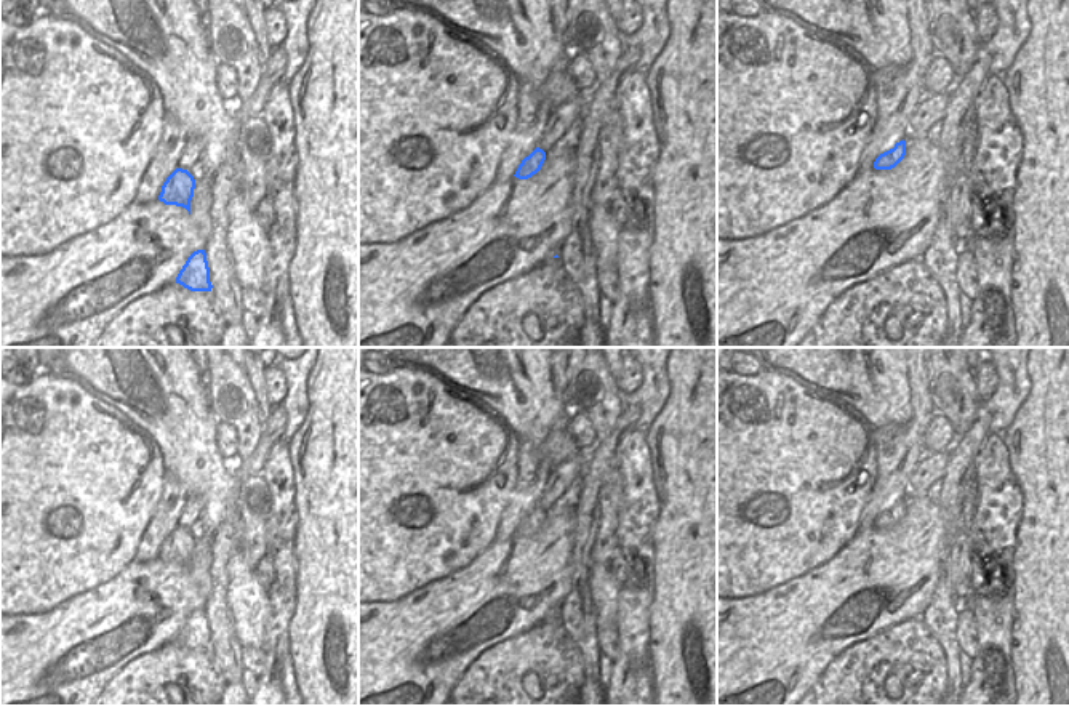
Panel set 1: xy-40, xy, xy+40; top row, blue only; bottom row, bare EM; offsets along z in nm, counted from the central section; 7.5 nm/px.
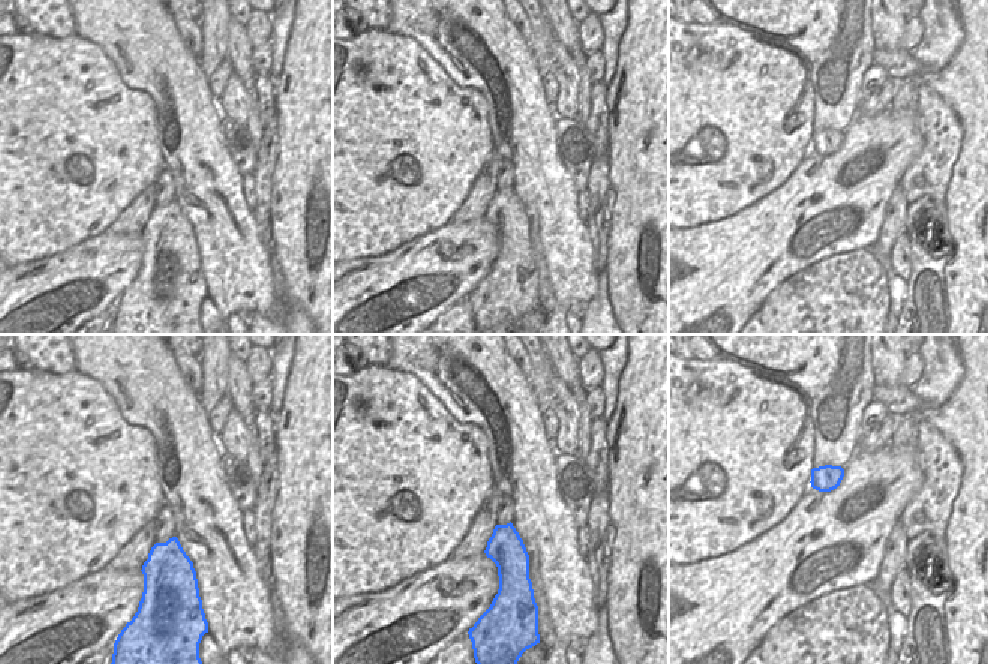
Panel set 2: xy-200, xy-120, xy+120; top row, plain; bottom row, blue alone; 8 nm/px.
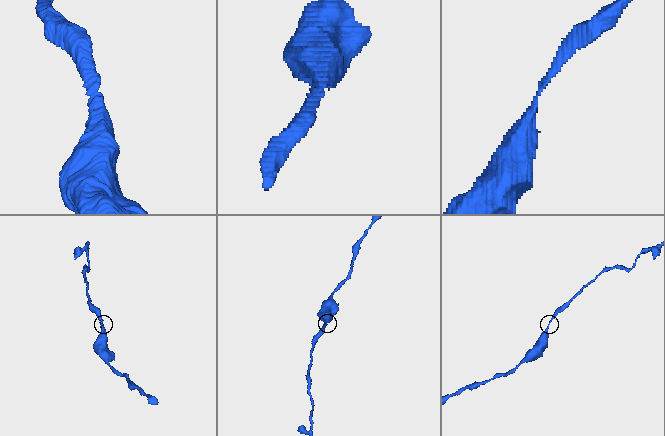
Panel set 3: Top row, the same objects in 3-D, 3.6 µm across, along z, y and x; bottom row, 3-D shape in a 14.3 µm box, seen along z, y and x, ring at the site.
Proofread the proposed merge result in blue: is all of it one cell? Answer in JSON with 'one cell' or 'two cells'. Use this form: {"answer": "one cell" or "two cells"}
{"answer": "one cell"}

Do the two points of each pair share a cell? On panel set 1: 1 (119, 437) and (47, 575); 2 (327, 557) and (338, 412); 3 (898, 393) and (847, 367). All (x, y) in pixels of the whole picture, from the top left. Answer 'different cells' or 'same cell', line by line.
1: same cell
2: same cell
3: same cell

